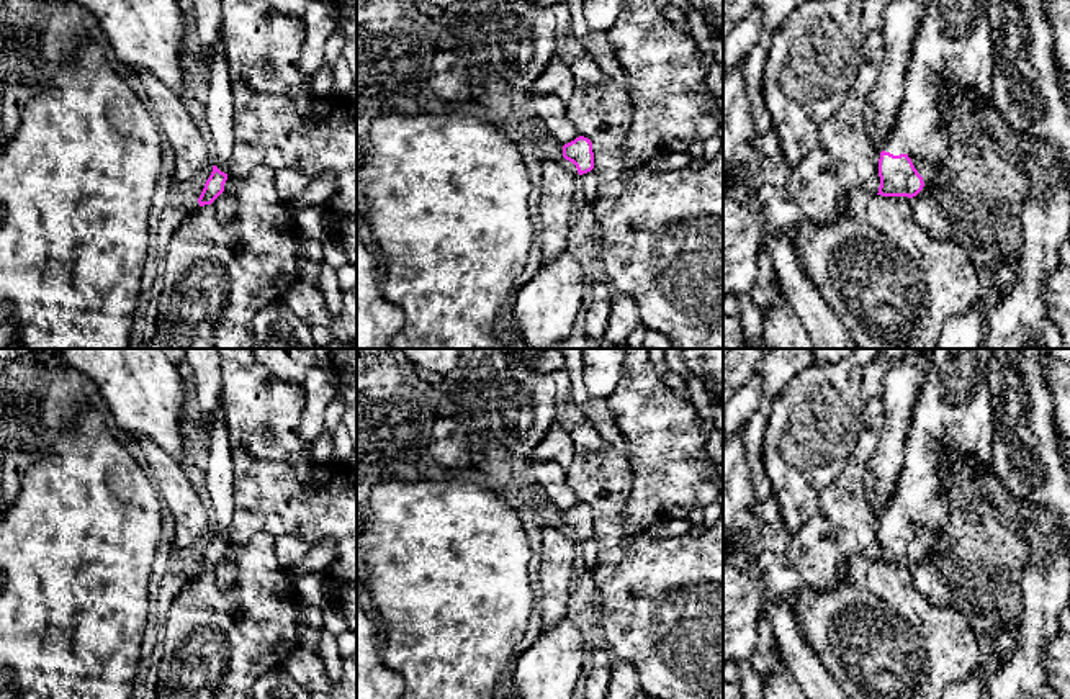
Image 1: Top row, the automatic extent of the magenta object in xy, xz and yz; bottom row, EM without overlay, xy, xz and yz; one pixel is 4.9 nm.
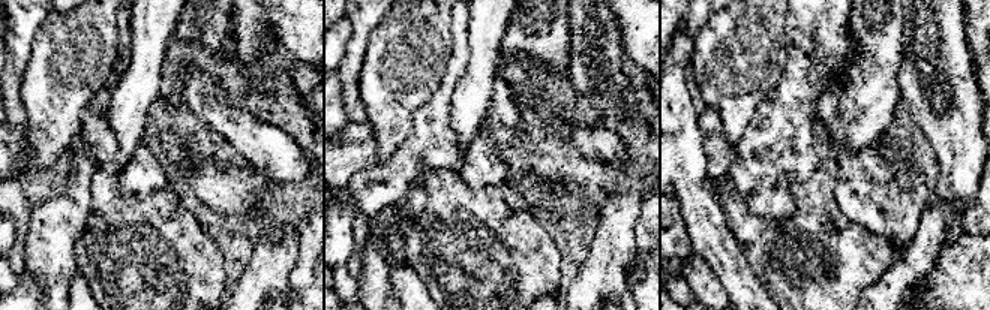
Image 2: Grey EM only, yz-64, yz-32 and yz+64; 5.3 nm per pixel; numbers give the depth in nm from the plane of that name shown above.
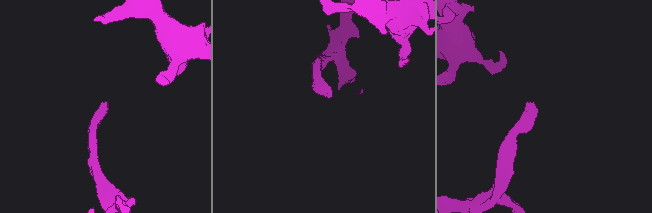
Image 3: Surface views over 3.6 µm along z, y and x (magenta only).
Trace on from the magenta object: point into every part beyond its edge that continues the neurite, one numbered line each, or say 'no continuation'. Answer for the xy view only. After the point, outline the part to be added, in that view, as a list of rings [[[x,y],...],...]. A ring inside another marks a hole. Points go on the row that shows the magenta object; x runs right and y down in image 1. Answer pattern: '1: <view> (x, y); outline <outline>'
1: xy (220, 94); outline [[[223,43],[213,46],[208,83],[208,126],[213,138],[213,165],[227,174],[234,149],[234,95]]]

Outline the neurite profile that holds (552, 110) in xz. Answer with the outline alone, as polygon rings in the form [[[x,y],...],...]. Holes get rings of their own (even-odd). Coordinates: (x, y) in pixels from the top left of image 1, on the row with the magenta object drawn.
[[[532,93],[537,115],[545,123],[548,133],[561,146],[579,138],[578,129],[566,116],[566,100],[556,95],[537,95]]]

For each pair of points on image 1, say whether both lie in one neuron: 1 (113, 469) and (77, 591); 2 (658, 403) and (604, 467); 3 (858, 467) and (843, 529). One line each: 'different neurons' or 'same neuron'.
1: same neuron
2: different neurons
3: same neuron

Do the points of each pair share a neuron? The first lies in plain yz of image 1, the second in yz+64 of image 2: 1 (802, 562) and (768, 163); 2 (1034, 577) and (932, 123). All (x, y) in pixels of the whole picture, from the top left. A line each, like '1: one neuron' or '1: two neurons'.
1: one neuron
2: one neuron

